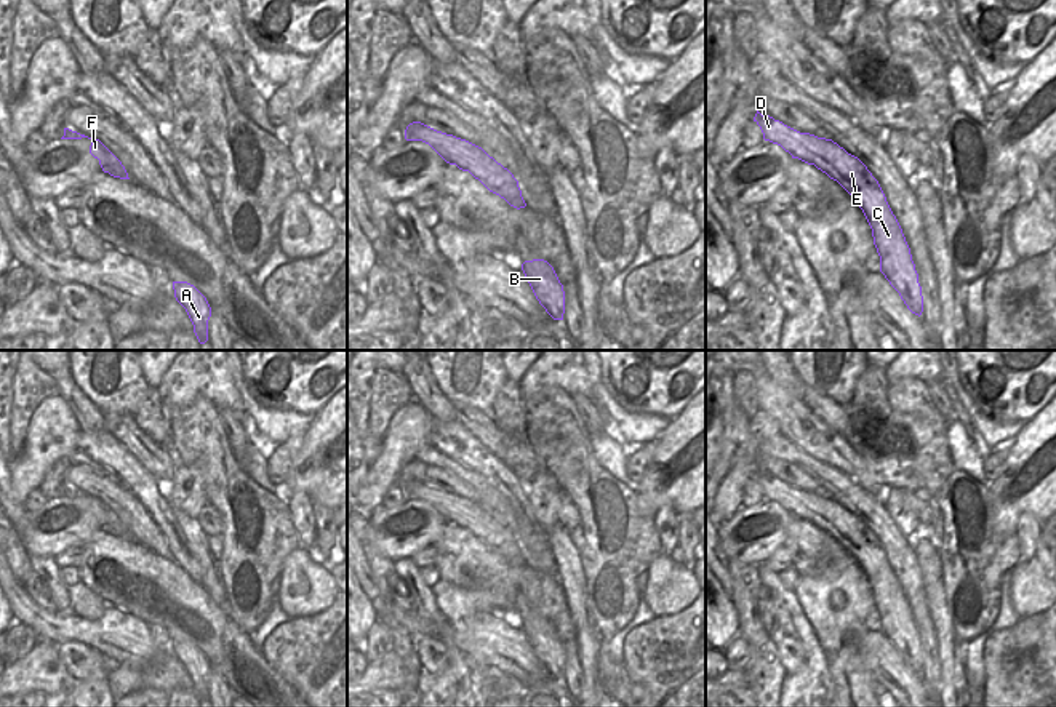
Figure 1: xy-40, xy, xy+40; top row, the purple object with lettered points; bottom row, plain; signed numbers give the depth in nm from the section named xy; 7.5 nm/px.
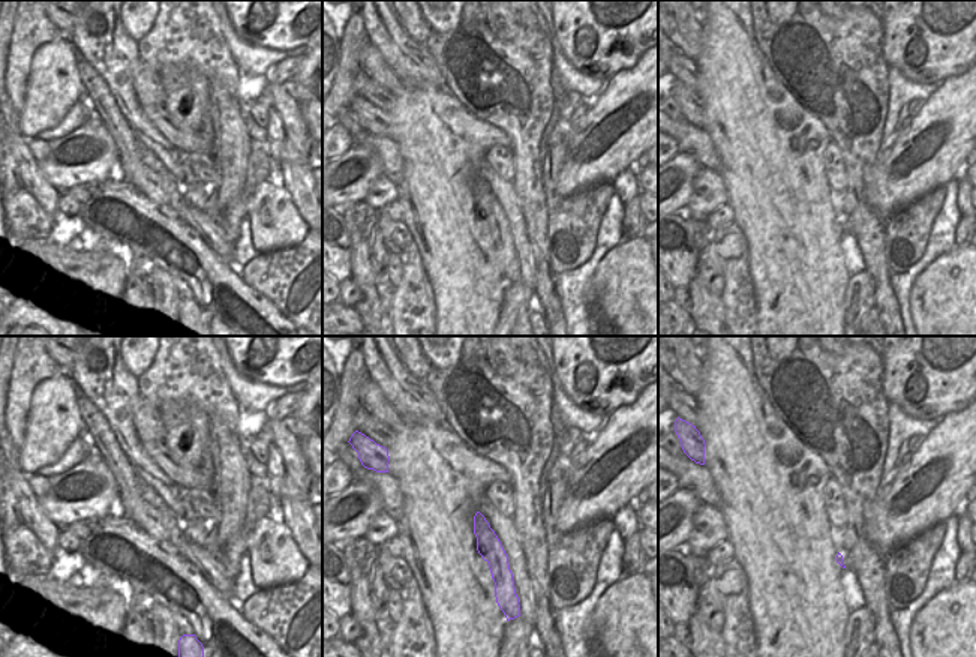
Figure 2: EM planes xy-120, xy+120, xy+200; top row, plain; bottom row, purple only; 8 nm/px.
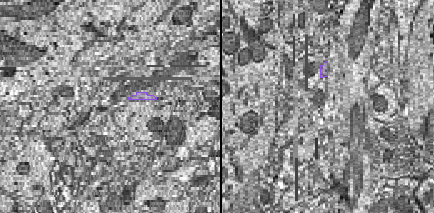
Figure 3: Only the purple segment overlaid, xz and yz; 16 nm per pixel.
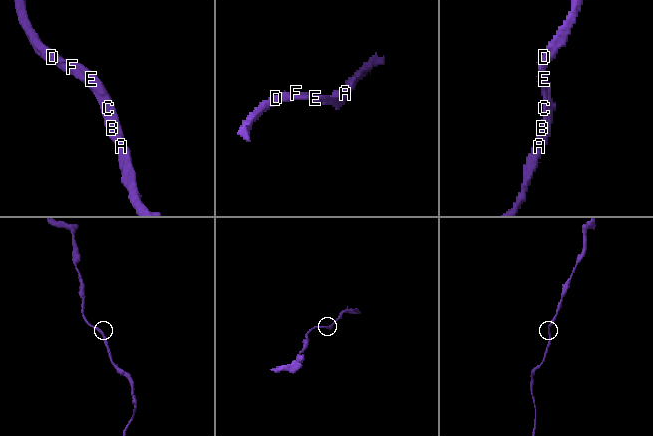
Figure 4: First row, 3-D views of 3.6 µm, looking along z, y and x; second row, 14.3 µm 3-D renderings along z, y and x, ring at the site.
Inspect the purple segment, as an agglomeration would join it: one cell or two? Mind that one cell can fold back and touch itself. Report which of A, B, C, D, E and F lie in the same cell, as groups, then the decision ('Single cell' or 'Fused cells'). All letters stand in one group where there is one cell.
Groups: A B C D E F. Single cell

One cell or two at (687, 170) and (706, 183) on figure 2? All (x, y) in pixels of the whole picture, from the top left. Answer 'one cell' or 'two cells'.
two cells

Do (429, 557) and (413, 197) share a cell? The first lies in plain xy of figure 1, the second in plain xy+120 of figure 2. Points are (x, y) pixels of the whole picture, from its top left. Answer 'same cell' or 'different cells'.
different cells

